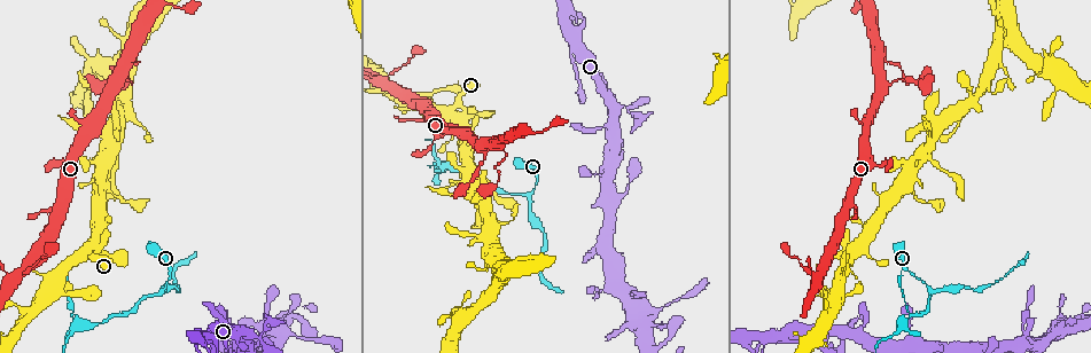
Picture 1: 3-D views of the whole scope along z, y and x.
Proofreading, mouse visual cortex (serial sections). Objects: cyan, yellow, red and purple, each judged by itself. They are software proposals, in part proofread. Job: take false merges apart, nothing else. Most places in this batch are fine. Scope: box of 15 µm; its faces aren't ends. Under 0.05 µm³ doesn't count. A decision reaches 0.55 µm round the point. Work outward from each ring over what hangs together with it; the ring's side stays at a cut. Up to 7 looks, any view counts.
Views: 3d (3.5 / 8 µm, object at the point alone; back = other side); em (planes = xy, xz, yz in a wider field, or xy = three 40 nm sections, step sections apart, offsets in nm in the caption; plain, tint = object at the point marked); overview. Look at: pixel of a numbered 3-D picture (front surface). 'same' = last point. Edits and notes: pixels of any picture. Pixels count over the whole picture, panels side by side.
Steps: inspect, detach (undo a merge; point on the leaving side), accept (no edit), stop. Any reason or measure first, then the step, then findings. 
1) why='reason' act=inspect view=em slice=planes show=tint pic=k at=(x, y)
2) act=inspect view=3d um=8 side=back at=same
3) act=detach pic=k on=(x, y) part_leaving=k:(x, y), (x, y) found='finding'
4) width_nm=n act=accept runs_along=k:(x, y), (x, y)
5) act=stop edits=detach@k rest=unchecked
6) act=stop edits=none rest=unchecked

why='sharp bend' act=inspect view=3d um=8 pic=1 at=(105, 251)

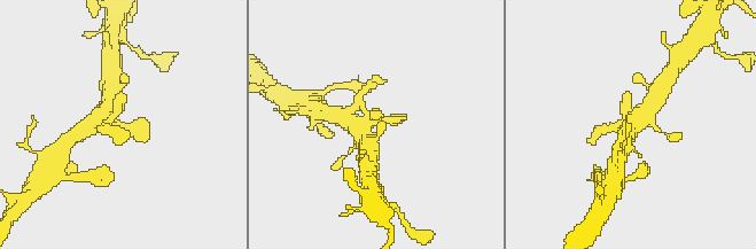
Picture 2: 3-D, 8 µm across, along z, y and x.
why='closer look' act=inspect view=3d um=3.5 pic=2 at=(382, 119)

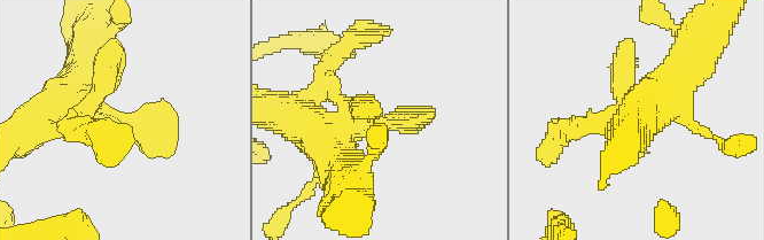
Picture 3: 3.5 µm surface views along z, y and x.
act=accept runs_along=3:(330, 88), (351, 128), (433, 109) found='one cell here'

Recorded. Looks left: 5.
why='thin arm on a thick one' act=inspect view=em slice=planes show=tint pic=1 at=(785, 338)

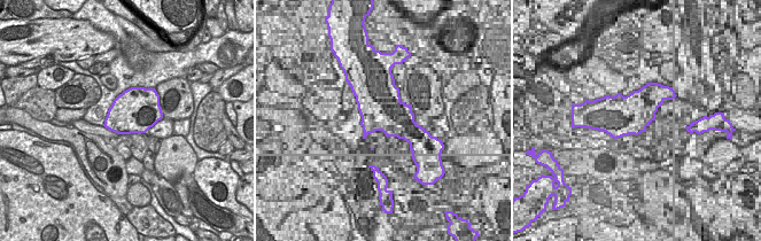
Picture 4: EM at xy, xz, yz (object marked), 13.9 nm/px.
why='see where the arms go' act=inspect view=3d um=3.5 at=same

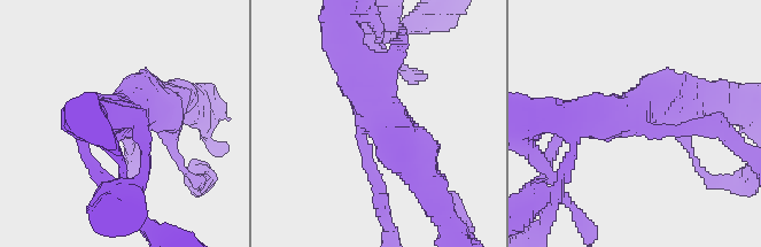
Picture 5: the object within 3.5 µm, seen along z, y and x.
arms=4 arm_widths_nm=200,250,500,500 act=accept runs_along=5:(418, 175), (348, 45) found='all the same cell'

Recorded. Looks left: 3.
why='three-way junction' act=inspect view=3d um=8 pic=1 at=(530, 196)

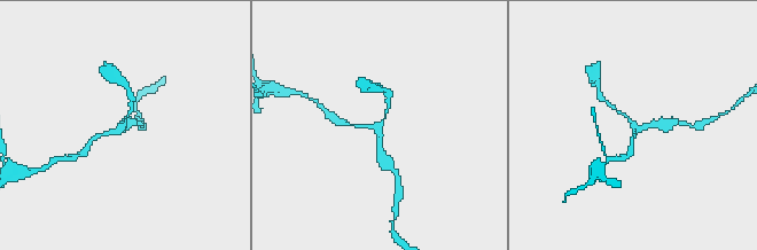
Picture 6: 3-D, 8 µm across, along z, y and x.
act=inspect view=em slice=xy step=3 show=tint pic=6 at=(634, 124)

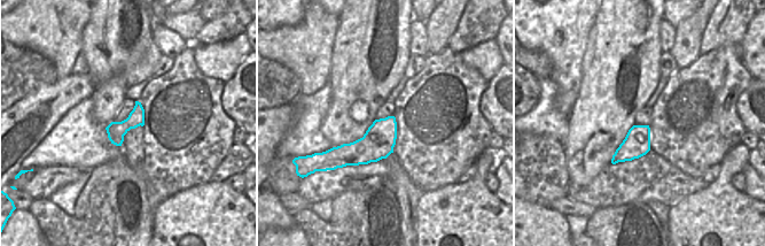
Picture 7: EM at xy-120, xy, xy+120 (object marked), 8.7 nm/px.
arms=3 arm_widths_nm=150,150,250 act=accept runs_along=6:(131, 104), (118, 130), (92, 139) found='continuous, no second cell'

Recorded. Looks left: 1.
act=stop edits=none rest=unchecked

